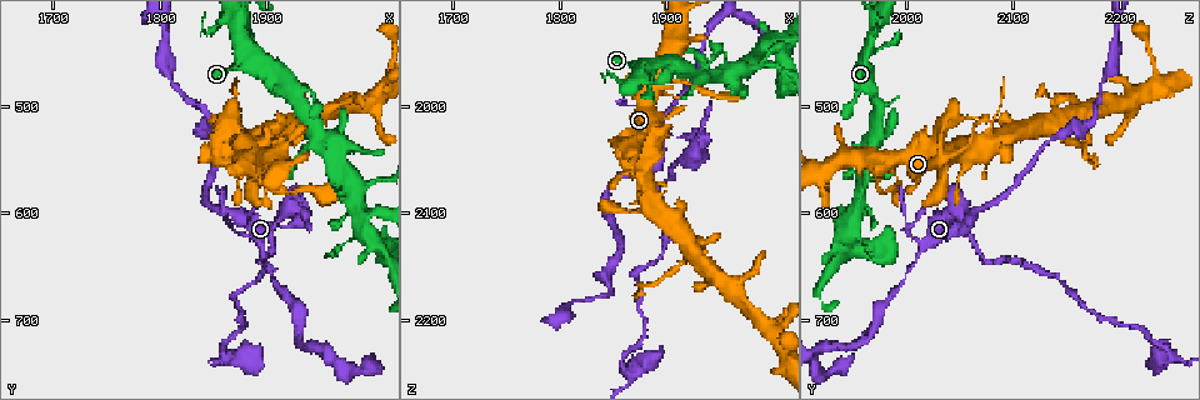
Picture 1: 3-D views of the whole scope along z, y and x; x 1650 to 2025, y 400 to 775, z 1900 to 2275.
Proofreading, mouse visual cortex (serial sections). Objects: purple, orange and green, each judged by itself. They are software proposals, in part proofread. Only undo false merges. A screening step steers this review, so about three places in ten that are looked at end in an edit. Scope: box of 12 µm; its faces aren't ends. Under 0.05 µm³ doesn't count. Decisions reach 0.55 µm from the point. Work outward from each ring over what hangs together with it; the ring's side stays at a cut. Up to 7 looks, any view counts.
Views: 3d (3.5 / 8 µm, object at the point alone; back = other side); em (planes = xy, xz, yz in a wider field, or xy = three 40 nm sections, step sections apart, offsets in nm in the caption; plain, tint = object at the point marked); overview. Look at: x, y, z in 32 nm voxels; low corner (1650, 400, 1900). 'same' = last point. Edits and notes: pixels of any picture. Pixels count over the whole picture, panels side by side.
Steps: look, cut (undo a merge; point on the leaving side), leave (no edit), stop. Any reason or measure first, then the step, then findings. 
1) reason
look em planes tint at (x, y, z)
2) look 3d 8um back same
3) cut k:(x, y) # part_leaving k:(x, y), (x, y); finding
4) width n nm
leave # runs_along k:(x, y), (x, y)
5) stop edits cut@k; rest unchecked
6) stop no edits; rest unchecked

abrupt turn
look 3d 3.5um at (1922, 598, 2048)

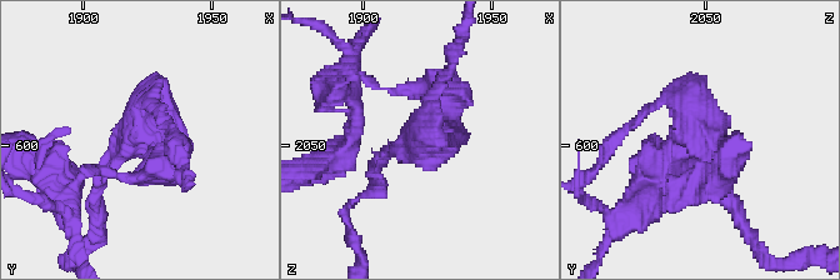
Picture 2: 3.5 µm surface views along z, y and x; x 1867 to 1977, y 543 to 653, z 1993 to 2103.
need the tissue
look em xy step 1 tint at (1923, 596, 2050)

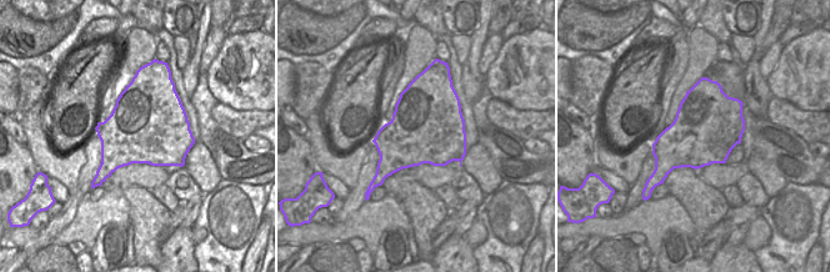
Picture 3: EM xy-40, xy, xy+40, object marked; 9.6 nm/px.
cut 2:(169, 113) # part_leaving 2:(439, 114), (439, 134), (378, 165); two cells meet here

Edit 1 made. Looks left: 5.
see it whole again
look overview

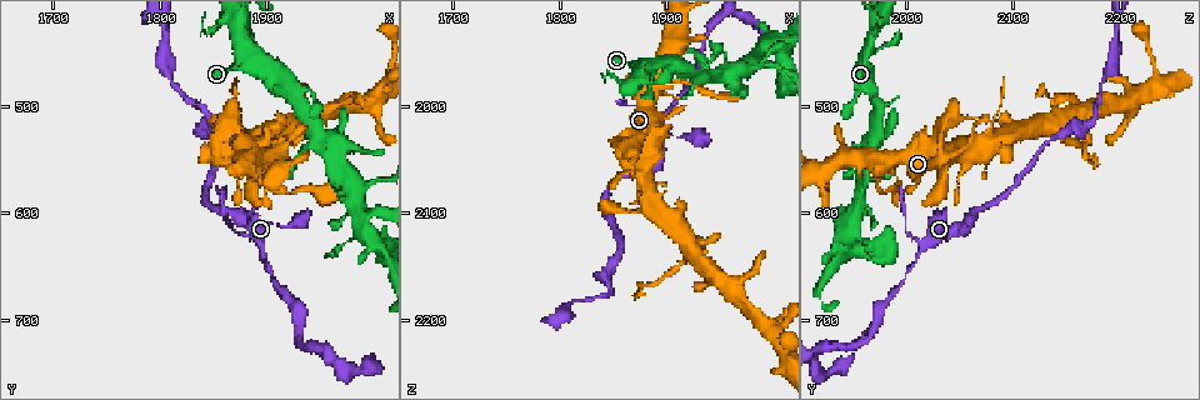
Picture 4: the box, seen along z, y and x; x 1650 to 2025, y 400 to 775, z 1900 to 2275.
sharp bend
look 3d 3.5um back at (1942, 536, 1970)

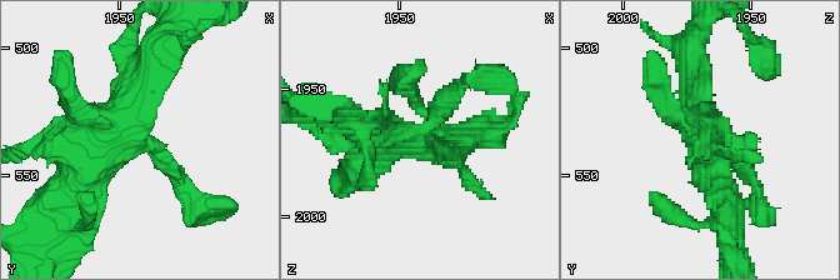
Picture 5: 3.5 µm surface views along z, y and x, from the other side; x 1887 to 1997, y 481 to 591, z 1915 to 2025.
shape alone is not enough
look em xy step 5 tint at (1944, 537, 1969)

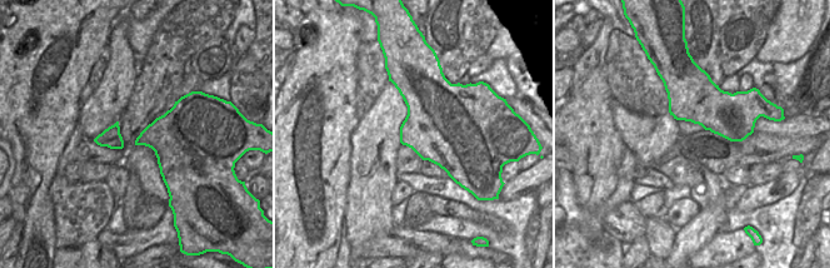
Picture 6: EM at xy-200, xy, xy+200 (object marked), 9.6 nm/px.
leave # runs_along 5:(148, 74), (51, 204); one cell here

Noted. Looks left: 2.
branch point
look 3d 3.5um at (1984, 604, 1948)

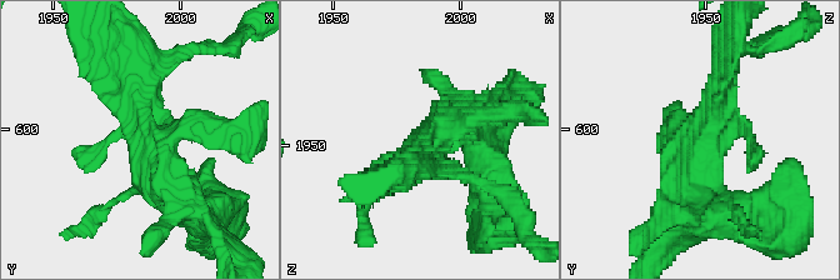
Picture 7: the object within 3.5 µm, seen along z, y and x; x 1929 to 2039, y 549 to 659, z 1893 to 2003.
look em xy step 1 tint at (1985, 604, 1951)

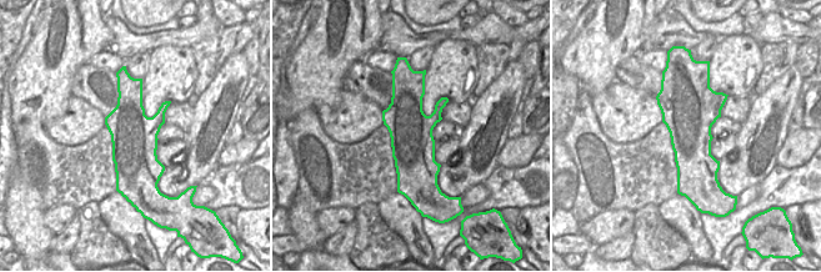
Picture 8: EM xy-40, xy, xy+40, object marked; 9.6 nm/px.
width 420 nm
leave # runs_along 7:(135, 61), (143, 153), (185, 203); continuous, no second cell

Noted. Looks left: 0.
stop edits cut@2; rest unchecked

